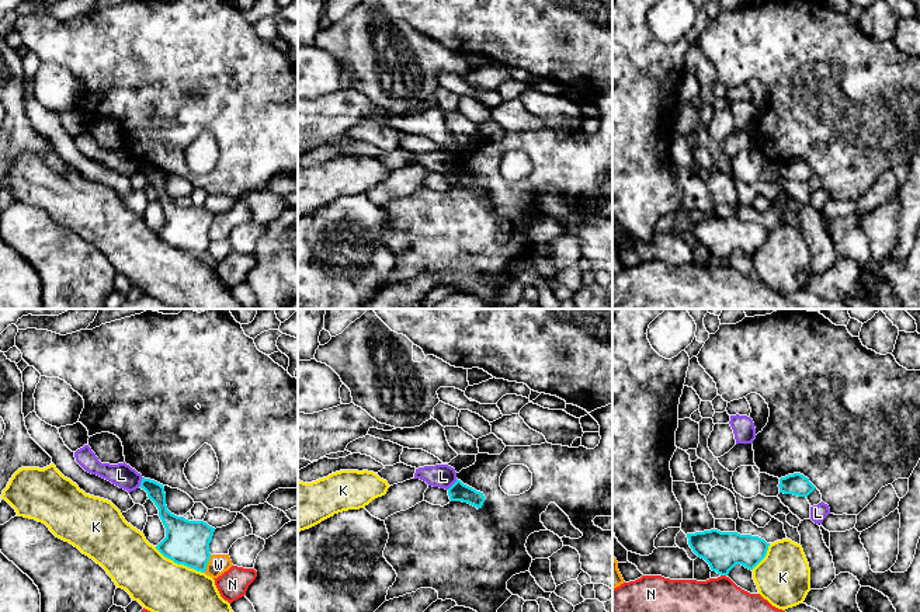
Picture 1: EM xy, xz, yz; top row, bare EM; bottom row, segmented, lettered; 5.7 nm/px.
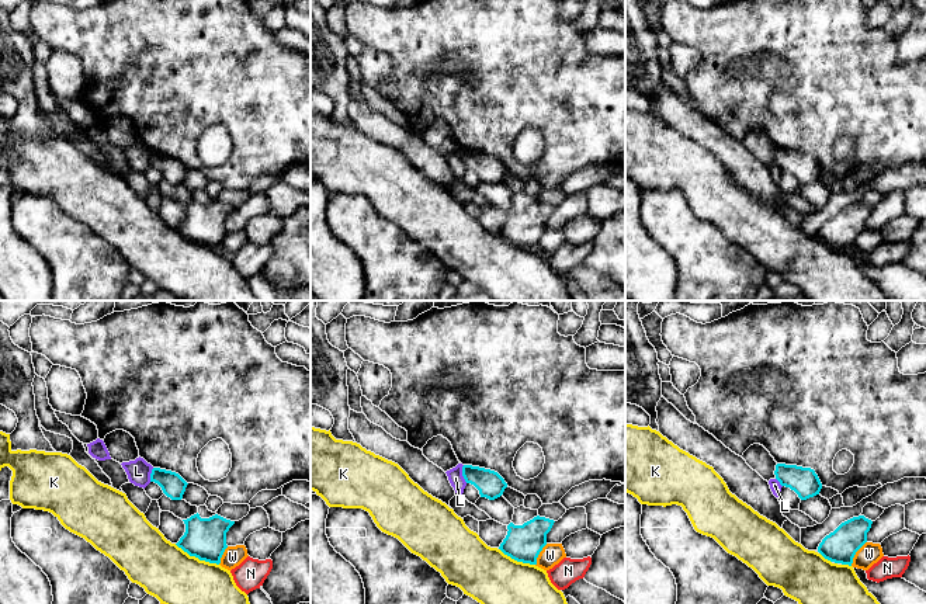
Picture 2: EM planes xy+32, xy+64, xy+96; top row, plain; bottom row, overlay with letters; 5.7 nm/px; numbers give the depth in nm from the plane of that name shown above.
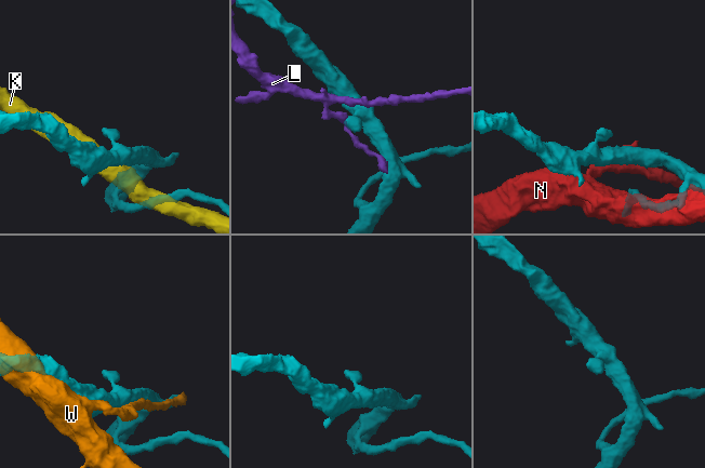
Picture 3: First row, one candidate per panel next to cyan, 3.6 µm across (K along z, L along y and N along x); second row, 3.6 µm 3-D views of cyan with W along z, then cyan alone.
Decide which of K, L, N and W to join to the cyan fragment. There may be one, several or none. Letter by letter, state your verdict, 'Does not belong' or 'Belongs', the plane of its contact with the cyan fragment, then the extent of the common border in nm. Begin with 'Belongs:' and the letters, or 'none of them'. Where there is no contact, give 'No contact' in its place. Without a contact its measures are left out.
Belongs: none of them
K: Does not belong. Touches cyan in xy. Shared border 320 nm
L: Does not belong. Touches cyan in xz. Shared border 90 nm
N: Does not belong. Touches cyan in yz. Shared border 30 nm
W: Does not belong. Touches cyan in xy. Shared border 110 nm

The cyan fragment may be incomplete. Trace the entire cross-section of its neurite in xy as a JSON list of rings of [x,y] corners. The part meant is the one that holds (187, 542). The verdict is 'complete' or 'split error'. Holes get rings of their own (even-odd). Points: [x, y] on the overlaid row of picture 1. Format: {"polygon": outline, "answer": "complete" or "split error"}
{"polygon": [[[143,477],[139,487],[147,493],[149,500],[157,507],[159,517],[166,528],[166,538],[156,549],[177,564],[205,573],[215,528],[204,521],[188,521],[171,514],[166,505],[163,484]]], "answer": "complete"}

